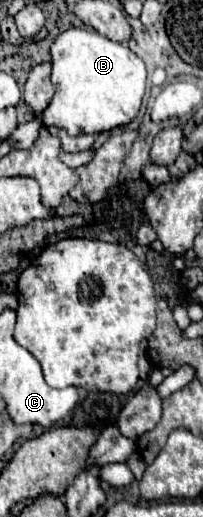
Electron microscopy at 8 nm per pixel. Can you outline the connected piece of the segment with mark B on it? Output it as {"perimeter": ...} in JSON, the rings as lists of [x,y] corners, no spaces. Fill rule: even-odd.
{"perimeter":[[[69,28],[51,44],[55,96],[41,120],[45,126],[65,128],[69,136],[99,134],[125,126],[137,118],[145,94],[145,64],[127,44],[113,42],[95,30]]]}

